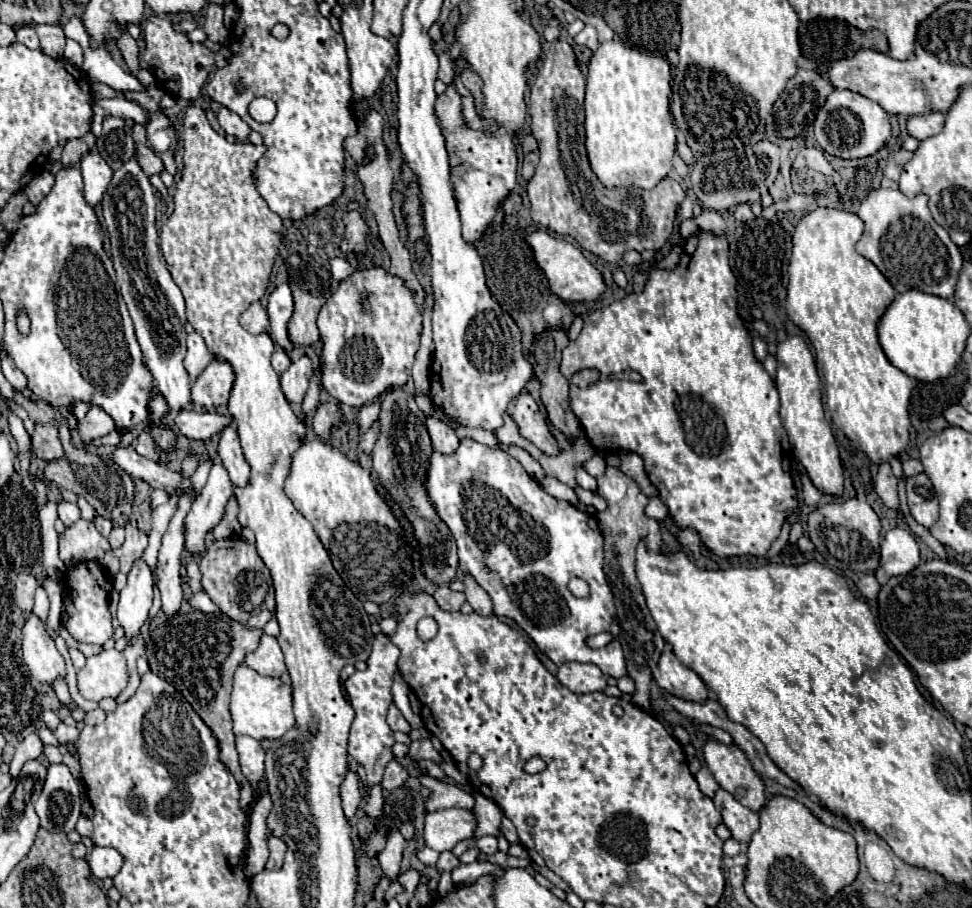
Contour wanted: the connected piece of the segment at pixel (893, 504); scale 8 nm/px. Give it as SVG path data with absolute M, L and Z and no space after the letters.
M880 465L880 471L878 471L878 479L876 479L876 493L878 497L884 501L886 507L894 509L894 511L900 511L900 503L898 503L898 479L894 477L890 465Z

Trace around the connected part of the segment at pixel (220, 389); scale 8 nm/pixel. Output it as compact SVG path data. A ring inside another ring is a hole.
M212 359L208 367L196 377L192 389L194 403L202 405L204 409L226 407L232 383L234 383L234 371L230 369L230 365L226 361Z

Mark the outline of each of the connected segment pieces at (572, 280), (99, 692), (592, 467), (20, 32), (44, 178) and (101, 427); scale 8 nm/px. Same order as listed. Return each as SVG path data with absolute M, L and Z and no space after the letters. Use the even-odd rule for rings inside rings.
M542 229L534 231L534 233L528 233L526 241L530 241L530 247L534 249L534 259L538 261L538 267L546 273L546 277L550 281L550 289L558 297L562 297L564 301L594 301L606 291L602 273L572 243L556 239L548 231L542 231Z
M116 649L92 655L78 671L76 681L84 699L100 701L104 697L118 697L128 685L126 659Z
M590 457L586 463L580 465L584 471L588 471L590 475L594 477L600 477L602 475L602 469L606 469L606 461L602 457Z
M16 27L16 41L26 45L28 49L39 49L40 41L32 27Z
M44 171L44 173L36 175L36 177L26 185L24 193L26 193L26 197L28 197L28 201L30 201L32 205L38 205L38 203L50 193L52 185L54 185L54 175L52 175L50 171Z
M92 405L88 409L86 417L82 421L78 421L76 431L82 437L82 441L88 443L88 441L92 441L96 437L102 437L102 435L114 431L114 421L110 421L108 413L102 413L102 409L98 409L98 407Z

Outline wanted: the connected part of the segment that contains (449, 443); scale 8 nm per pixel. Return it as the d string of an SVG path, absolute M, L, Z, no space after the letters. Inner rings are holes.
M428 417L426 425L428 425L428 433L432 437L432 445L434 445L434 449L438 453L450 455L450 453L454 453L458 449L460 439L456 437L456 433L448 425L444 425L442 421L438 421L434 417Z

